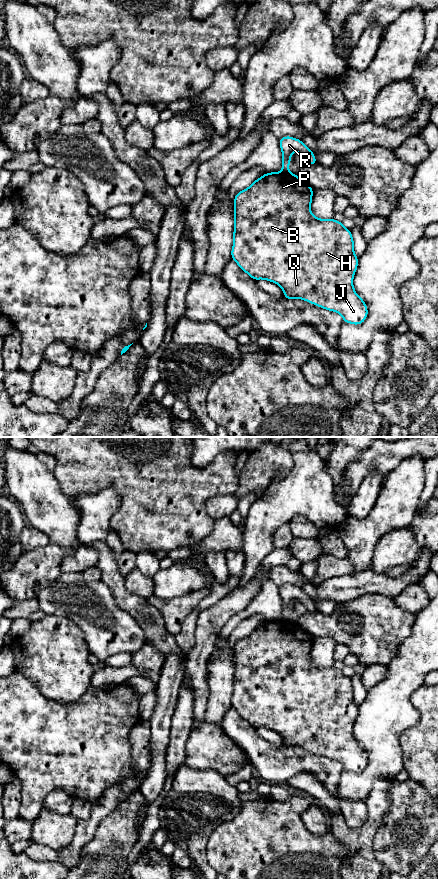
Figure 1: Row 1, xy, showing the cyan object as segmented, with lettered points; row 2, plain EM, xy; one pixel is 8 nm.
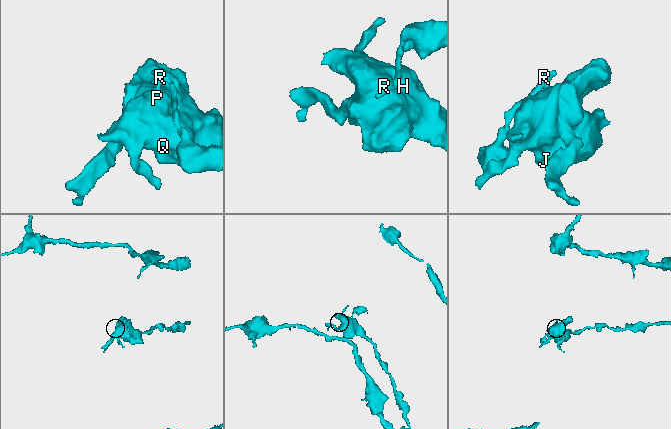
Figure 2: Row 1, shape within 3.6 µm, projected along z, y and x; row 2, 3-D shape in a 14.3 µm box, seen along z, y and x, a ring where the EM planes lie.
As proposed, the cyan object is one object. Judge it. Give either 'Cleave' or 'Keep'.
Cleave

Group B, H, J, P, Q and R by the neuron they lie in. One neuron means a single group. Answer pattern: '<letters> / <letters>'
B H J P Q / R

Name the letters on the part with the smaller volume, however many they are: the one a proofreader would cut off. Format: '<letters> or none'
R

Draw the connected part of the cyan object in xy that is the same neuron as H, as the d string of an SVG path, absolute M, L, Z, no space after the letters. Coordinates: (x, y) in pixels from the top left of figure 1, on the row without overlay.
M282 618L281 620L265 621L263 624L255 628L248 636L238 640L234 645L234 689L231 698L231 705L241 716L241 718L247 721L255 729L264 727L279 733L284 740L285 747L305 748L308 751L317 753L320 756L337 760L342 764L345 771L360 773L367 766L368 756L364 748L357 743L353 734L354 722L358 716L358 705L354 701L354 688L352 686L352 680L351 678L345 676L342 670L337 669L334 666L324 668L315 665L311 661L313 638L314 637L305 629L300 627L297 622L292 622Z

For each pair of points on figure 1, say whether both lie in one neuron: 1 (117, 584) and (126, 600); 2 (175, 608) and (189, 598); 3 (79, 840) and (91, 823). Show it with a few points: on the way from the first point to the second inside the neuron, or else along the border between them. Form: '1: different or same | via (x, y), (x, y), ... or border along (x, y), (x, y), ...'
1: same | via (118, 588), (122, 596)
2: same | via (178, 608), (186, 601)
3: same | via (82, 836), (88, 827)

